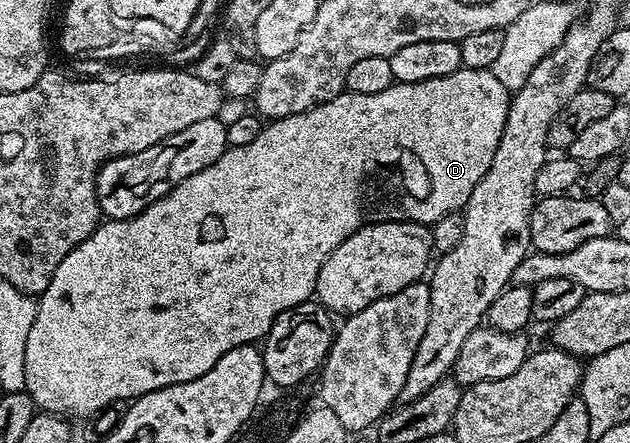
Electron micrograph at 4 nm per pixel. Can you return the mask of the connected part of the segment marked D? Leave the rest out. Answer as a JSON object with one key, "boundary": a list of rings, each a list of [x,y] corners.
{"boundary":[[[462,68],[453,71],[453,75],[441,75],[441,79],[425,79],[421,83],[396,83],[385,87],[385,91],[380,91],[378,95],[357,95],[344,91],[338,93],[333,99],[329,99],[324,105],[318,105],[309,111],[301,111],[297,115],[276,117],[270,123],[264,124],[261,135],[257,135],[257,139],[253,139],[253,143],[245,143],[245,147],[229,147],[221,155],[221,159],[217,159],[217,163],[205,167],[205,171],[197,171],[197,175],[189,175],[189,179],[181,179],[181,183],[177,183],[177,187],[173,187],[173,191],[169,191],[161,199],[157,199],[149,207],[145,207],[145,211],[141,211],[136,217],[121,219],[120,221],[104,220],[81,244],[73,247],[73,251],[69,251],[69,255],[65,255],[65,259],[61,259],[61,267],[57,267],[57,271],[53,271],[53,279],[49,283],[49,287],[44,293],[38,294],[37,319],[33,319],[33,327],[29,331],[29,343],[25,347],[25,391],[31,396],[31,402],[35,404],[36,410],[54,413],[56,417],[64,419],[91,417],[94,413],[101,412],[106,405],[113,404],[114,401],[127,403],[134,398],[144,397],[146,393],[152,393],[170,385],[189,383],[193,379],[205,375],[205,371],[209,371],[209,367],[213,367],[217,363],[217,359],[221,359],[221,355],[233,351],[233,347],[262,342],[281,311],[297,307],[302,301],[312,300],[317,275],[321,275],[321,267],[325,263],[325,259],[329,259],[333,250],[341,243],[345,243],[345,239],[349,239],[349,235],[353,235],[353,231],[382,221],[412,221],[418,225],[430,227],[435,224],[437,219],[441,219],[441,215],[460,212],[466,206],[469,195],[473,195],[473,187],[477,187],[477,183],[481,183],[481,175],[485,175],[485,171],[489,171],[489,163],[493,163],[493,154],[497,151],[497,143],[501,143],[501,131],[505,131],[505,119],[509,115],[511,98],[512,94],[505,87],[505,83],[499,82],[497,75],[493,75],[490,69]]]}

